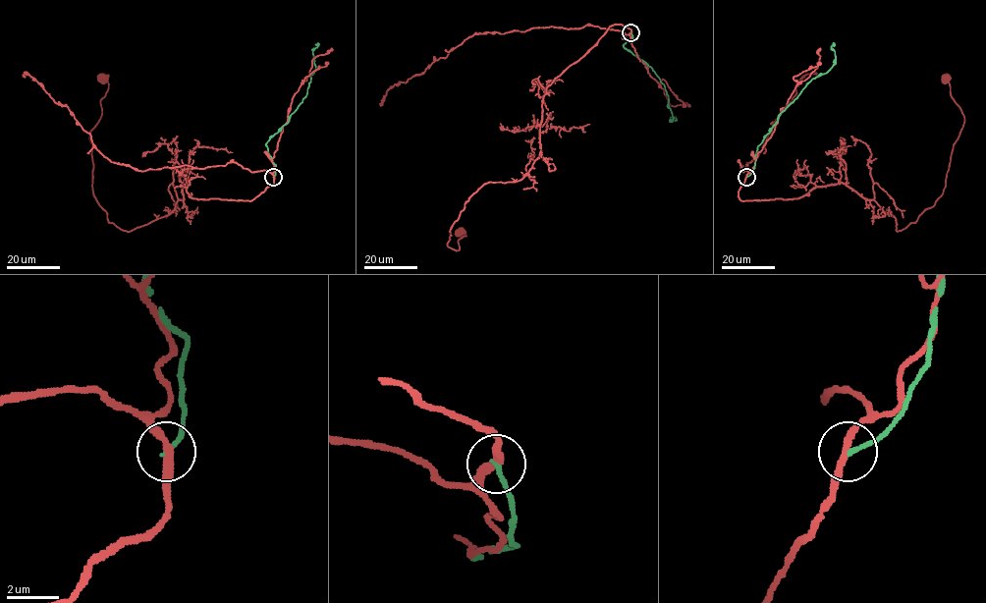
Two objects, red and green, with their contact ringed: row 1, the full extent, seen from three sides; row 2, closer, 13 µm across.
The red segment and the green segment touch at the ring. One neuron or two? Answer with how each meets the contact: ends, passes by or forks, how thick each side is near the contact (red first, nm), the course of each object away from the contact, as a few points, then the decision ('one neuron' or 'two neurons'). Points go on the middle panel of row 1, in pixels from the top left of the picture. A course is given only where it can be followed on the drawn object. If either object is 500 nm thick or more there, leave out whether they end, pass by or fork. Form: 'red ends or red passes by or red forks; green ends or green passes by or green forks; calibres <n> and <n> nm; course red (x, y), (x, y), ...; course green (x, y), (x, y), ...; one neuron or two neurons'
red passes by; green ends; calibres 240 and 190 nm; course red (631, 32), (613, 25), (547, 88), (540, 155), (520, 180), (483, 184), (448, 246), (460, 248), (461, 232); course green (631, 32), (633, 40), (623, 46), (645, 62), (664, 84), (670, 120), (675, 117), (674, 121); two neurons

